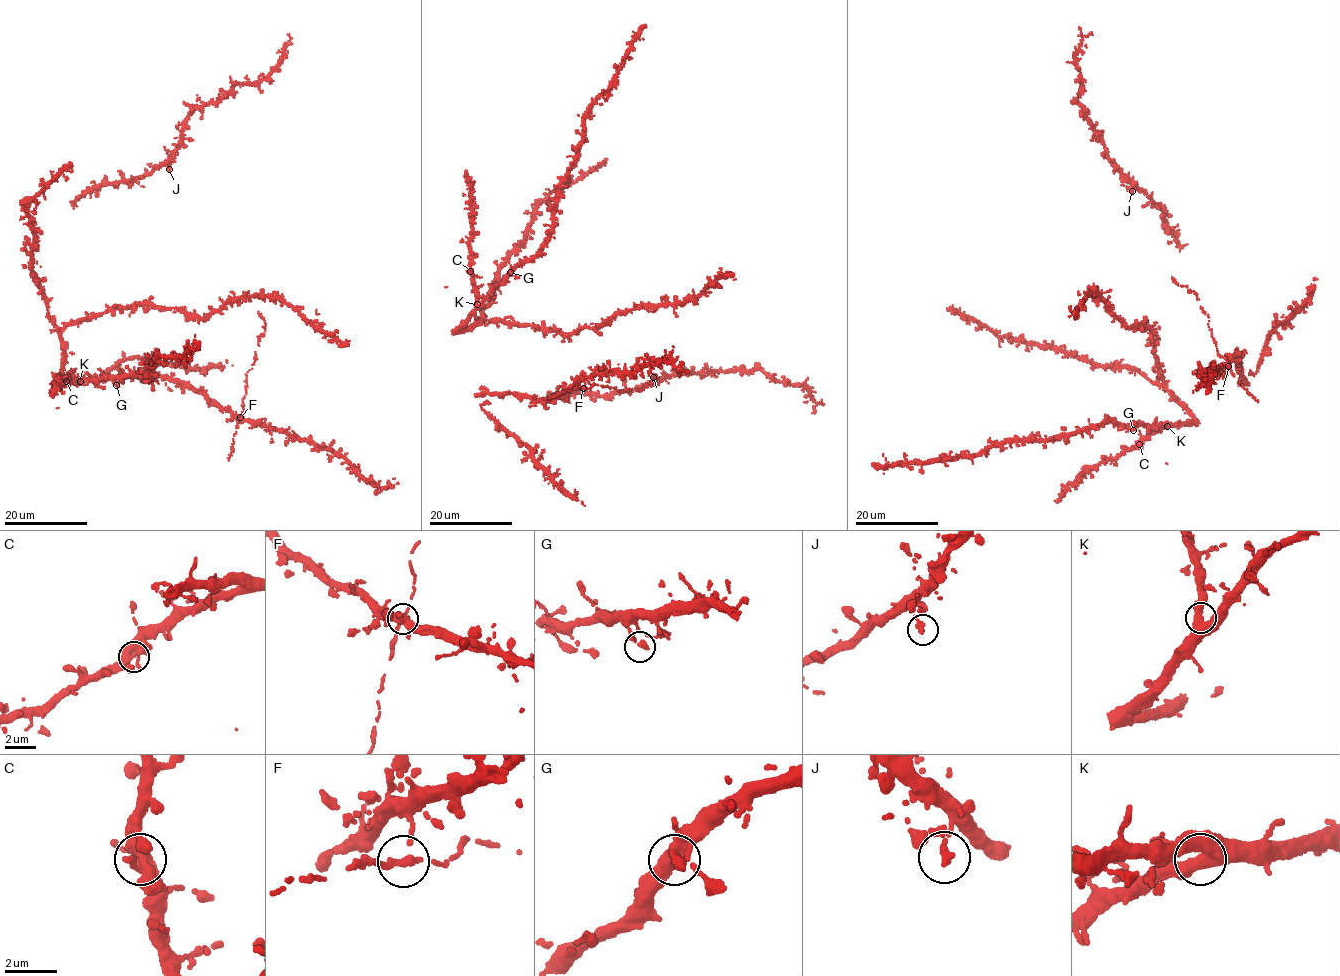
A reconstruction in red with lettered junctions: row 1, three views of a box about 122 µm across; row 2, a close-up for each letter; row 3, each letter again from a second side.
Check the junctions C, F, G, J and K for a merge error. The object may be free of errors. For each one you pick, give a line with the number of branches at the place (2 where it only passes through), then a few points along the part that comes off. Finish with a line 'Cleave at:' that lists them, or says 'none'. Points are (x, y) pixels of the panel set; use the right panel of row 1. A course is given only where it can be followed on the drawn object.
Cleave at: none

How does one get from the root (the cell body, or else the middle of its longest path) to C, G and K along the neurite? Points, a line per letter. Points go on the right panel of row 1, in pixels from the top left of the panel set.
C: (1152, 381), (1164, 388), (1195, 420), (1151, 432), (1139, 444)
G: (1152, 381), (1164, 388), (1195, 420), (1148, 426), (1140, 422), (1130, 426), (1133, 430)
K: (1152, 381), (1164, 388), (1195, 420), (1167, 426)

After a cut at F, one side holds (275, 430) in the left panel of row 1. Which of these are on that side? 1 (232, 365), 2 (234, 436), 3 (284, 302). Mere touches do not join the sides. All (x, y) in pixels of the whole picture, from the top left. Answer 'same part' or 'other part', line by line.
1: same part
2: other part
3: same part

